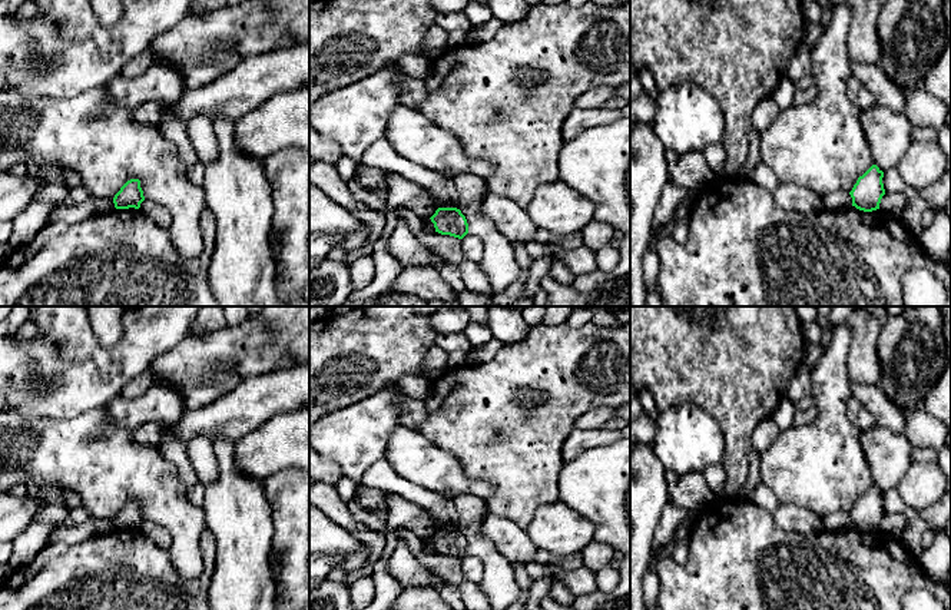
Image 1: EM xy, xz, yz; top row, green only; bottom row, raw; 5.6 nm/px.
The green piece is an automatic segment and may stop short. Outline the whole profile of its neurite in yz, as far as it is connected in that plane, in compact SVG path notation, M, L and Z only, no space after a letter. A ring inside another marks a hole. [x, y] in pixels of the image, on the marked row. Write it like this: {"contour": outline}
{"contour": "M872 165L862 176L858 178L852 190L852 206L864 212L879 209L882 196L885 195L882 183L884 172Z"}

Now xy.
{"contour": "M139 179L127 180L113 198L116 209L139 209L143 200L145 196Z"}

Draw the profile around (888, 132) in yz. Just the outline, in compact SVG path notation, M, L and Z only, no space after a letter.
M875 105L861 113L861 122L874 165L882 172L895 168L912 142L911 130L914 126L907 115Z

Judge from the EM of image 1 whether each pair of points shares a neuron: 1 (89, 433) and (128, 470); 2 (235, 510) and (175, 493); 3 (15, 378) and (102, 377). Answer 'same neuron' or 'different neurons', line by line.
1: same neuron
2: different neurons
3: same neuron

